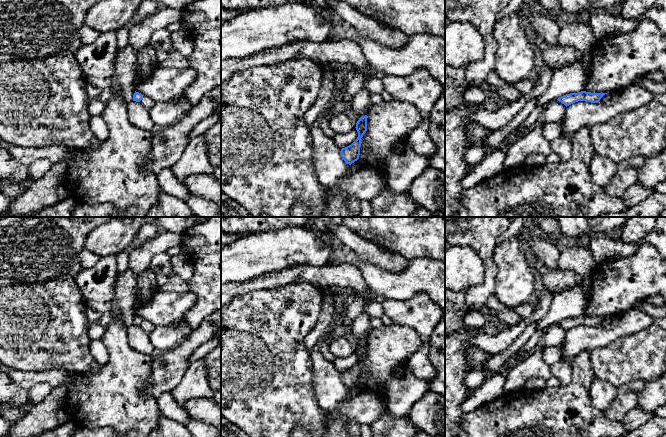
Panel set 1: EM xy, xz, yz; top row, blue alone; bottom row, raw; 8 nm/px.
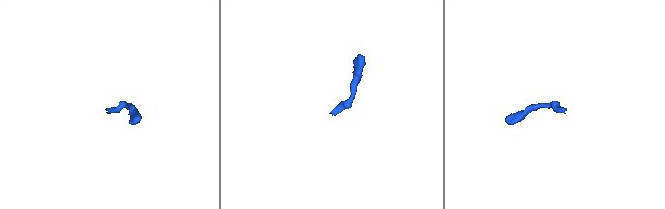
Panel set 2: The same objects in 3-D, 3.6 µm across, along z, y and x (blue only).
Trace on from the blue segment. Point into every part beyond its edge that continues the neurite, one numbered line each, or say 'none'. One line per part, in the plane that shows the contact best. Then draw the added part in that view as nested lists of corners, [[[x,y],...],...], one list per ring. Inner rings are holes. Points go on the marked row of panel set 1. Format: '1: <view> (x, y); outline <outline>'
none

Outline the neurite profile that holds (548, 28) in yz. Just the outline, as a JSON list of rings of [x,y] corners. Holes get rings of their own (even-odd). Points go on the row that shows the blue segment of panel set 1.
[[[531,10],[526,11],[525,18],[534,27],[536,33],[540,35],[546,43],[555,46],[558,43],[558,36],[561,23],[551,17],[543,16]]]

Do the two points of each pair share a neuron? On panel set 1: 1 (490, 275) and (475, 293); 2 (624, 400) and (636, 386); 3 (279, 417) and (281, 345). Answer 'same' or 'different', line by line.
1: same
2: same
3: same

